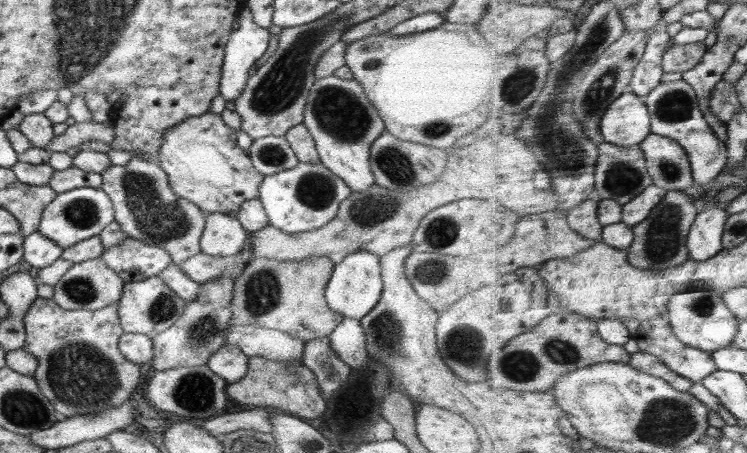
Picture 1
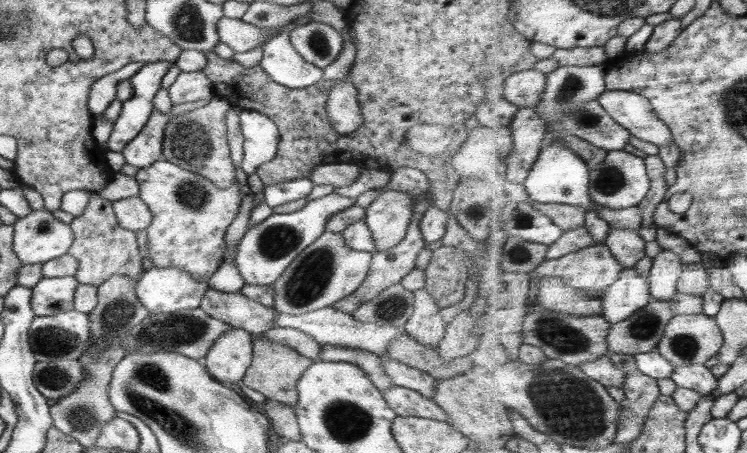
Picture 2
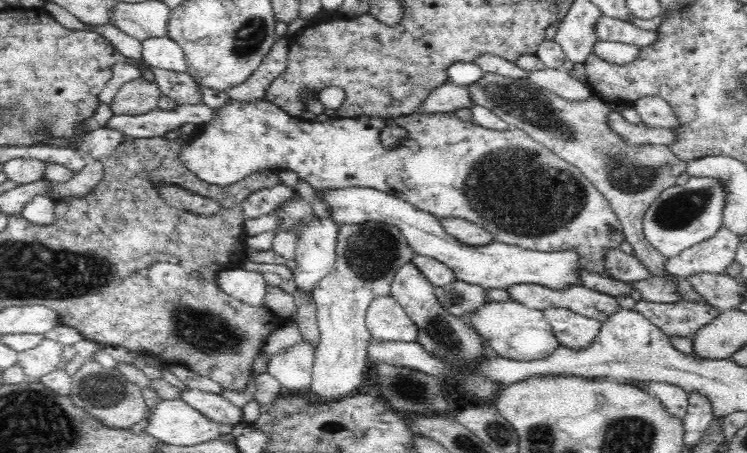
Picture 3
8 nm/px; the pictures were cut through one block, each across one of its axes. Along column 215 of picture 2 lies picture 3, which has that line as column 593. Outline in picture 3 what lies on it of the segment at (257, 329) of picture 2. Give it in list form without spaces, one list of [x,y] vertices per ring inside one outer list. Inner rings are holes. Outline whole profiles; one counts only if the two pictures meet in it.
[[[513,284],[507,291],[512,301],[524,304],[527,308],[542,312],[548,308],[568,308],[601,322],[620,310],[614,296],[580,284],[572,284],[562,290],[554,290],[541,284]]]

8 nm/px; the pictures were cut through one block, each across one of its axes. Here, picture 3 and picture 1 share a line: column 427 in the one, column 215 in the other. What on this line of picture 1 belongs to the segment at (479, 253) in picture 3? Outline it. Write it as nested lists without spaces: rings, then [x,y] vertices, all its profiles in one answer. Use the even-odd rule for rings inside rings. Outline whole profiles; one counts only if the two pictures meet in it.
[[[212,212],[205,214],[200,250],[212,256],[232,256],[244,249],[248,238],[249,233],[236,217],[228,213]]]

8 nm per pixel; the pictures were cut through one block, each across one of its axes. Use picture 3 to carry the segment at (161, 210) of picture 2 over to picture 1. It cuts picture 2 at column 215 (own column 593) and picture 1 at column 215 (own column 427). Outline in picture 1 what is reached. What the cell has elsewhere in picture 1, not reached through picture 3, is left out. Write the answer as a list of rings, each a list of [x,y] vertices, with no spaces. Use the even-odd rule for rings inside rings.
[[[210,111],[167,129],[155,154],[172,191],[196,204],[205,214],[237,212],[245,201],[258,199],[260,183],[265,178],[254,169],[250,155],[238,147],[236,130]]]

